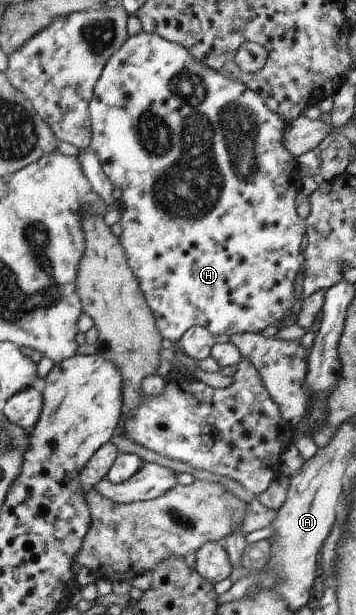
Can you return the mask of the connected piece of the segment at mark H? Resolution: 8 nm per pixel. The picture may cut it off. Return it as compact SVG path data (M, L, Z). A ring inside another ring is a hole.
M141 31L141 33L127 37L123 44L119 47L119 50L116 50L104 64L102 71L100 72L99 78L95 83L94 89L92 90L92 95L90 101L88 102L88 117L90 120L90 141L89 147L91 151L95 152L96 156L99 157L100 167L103 171L103 174L110 180L113 188L121 190L120 198L120 219L118 223L121 227L121 234L118 236L118 241L124 250L124 255L126 258L127 266L131 269L133 276L136 278L137 284L139 285L139 290L143 293L144 299L146 300L149 310L153 313L153 318L155 321L155 326L160 332L162 338L167 338L171 342L175 342L178 338L187 330L189 327L203 327L209 331L209 334L227 334L231 336L234 334L241 333L261 333L263 328L267 326L276 326L288 317L288 313L291 308L295 308L295 289L294 281L296 280L296 275L300 270L301 258L299 258L299 246L302 243L304 237L304 219L302 219L297 213L294 203L295 195L299 191L299 175L298 175L298 166L295 159L283 148L282 145L282 134L286 129L286 123L282 120L279 120L278 115L273 114L263 102L263 99L252 90L249 90L242 82L235 82L235 80L227 80L223 78L221 74L217 74L215 70L209 70L201 66L200 62L193 60L193 57L178 44L172 43L171 41L165 40L160 36L157 36L155 33L146 33Z

